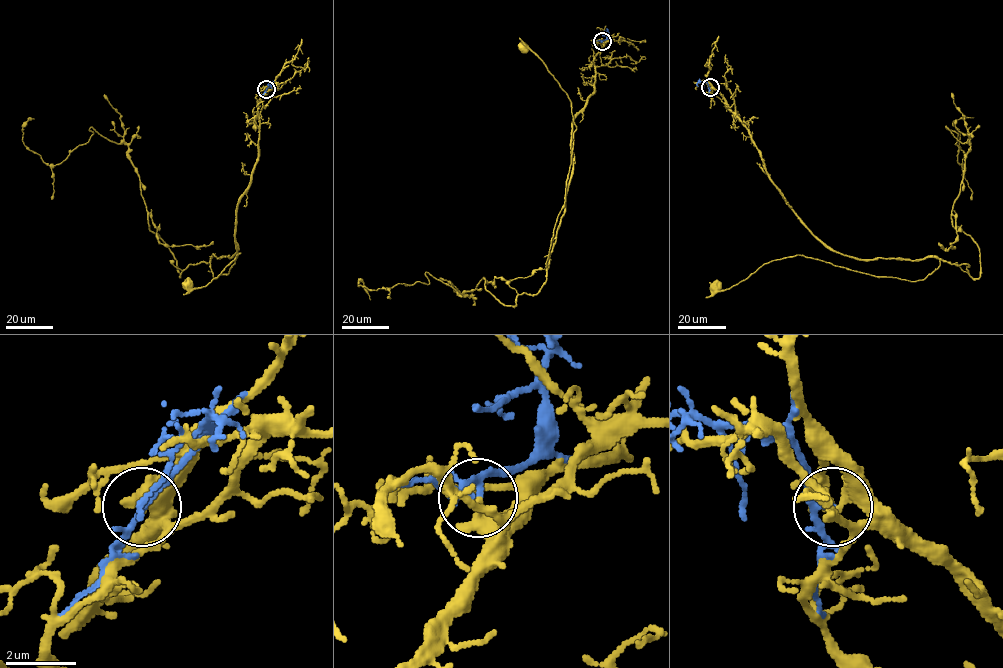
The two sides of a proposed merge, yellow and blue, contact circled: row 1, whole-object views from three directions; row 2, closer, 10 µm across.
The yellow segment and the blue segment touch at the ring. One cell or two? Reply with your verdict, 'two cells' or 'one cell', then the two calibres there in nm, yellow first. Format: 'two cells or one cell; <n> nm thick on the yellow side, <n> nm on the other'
two cells; 460 nm thick on the yellow side, 150 nm on the other

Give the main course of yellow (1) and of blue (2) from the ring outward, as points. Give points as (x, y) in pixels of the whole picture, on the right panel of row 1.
1: (710, 87), (829, 248), (940, 266), (910, 281), (796, 255), (715, 284)
2: (710, 87), (700, 81), (698, 86)

